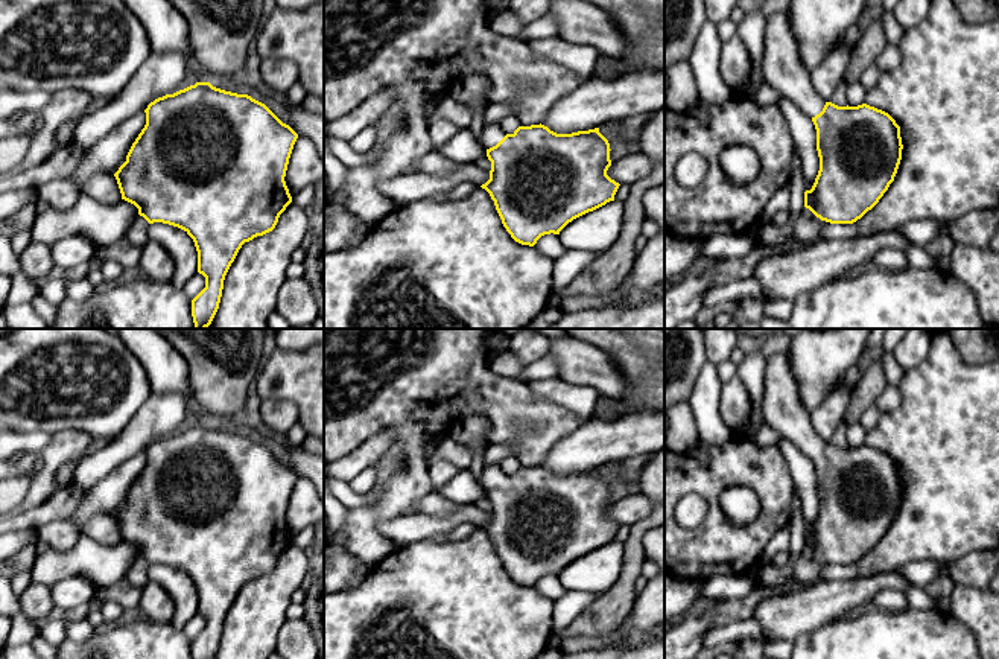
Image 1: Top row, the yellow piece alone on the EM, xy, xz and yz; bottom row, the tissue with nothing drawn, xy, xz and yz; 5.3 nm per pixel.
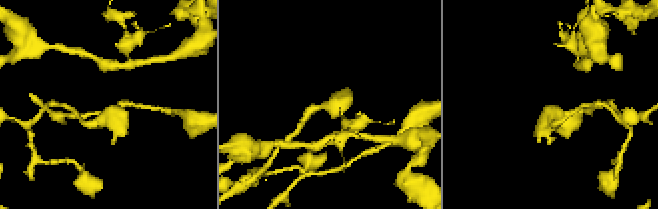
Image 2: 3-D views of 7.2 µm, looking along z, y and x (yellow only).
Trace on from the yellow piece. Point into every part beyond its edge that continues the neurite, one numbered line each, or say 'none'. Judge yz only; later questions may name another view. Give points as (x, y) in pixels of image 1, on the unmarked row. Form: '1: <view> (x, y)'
1: yz (782, 410)

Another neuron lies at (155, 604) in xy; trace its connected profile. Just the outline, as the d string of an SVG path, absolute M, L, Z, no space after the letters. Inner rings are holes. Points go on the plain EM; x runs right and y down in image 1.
M149 581L141 589L138 609L143 613L144 619L166 624L172 621L175 603L158 583Z

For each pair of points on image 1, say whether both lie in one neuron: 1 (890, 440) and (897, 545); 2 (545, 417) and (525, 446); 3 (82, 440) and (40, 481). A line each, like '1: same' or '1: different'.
1: same
2: same
3: same

